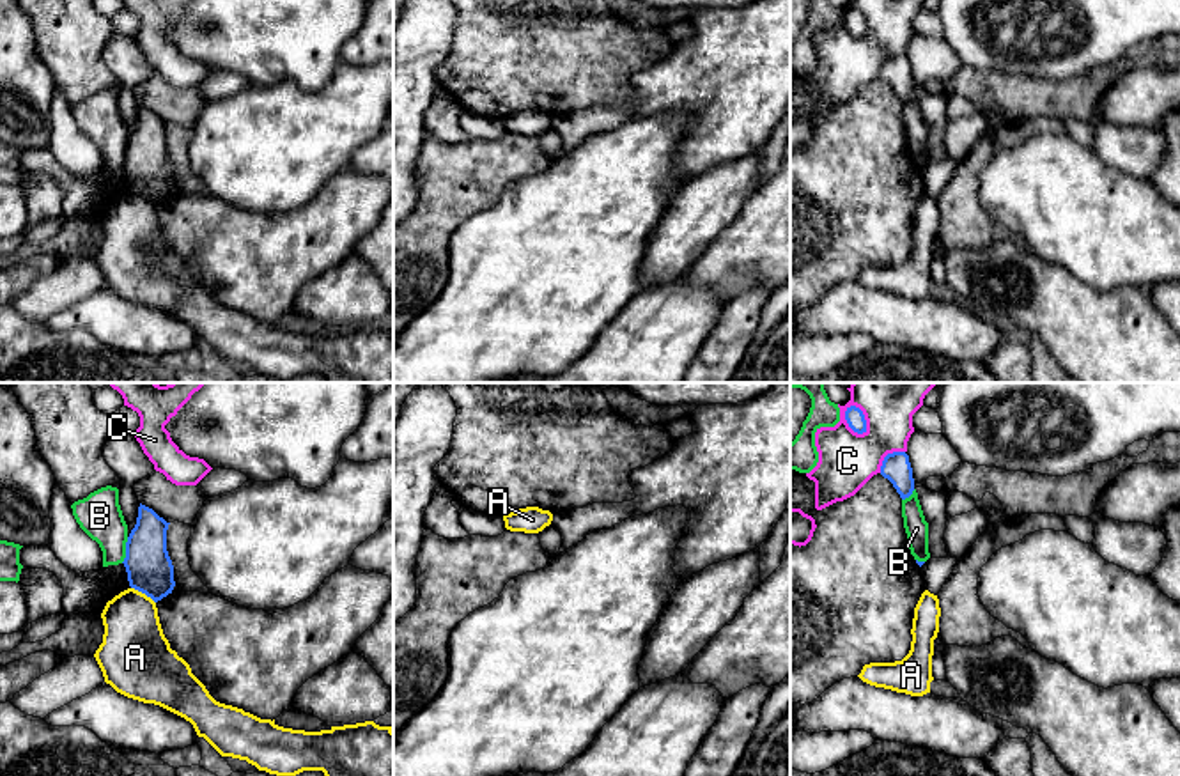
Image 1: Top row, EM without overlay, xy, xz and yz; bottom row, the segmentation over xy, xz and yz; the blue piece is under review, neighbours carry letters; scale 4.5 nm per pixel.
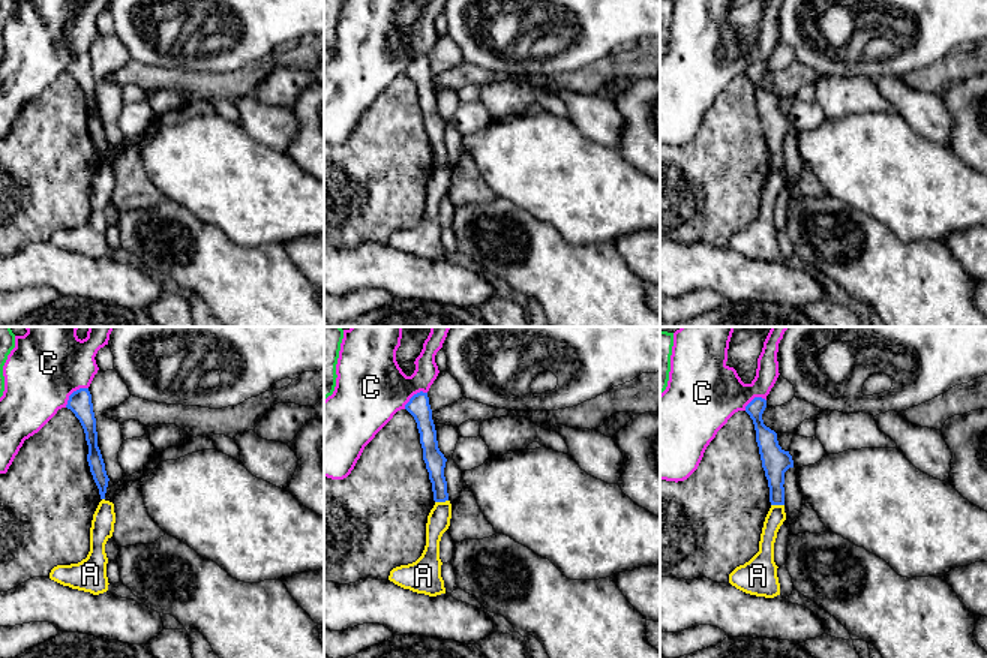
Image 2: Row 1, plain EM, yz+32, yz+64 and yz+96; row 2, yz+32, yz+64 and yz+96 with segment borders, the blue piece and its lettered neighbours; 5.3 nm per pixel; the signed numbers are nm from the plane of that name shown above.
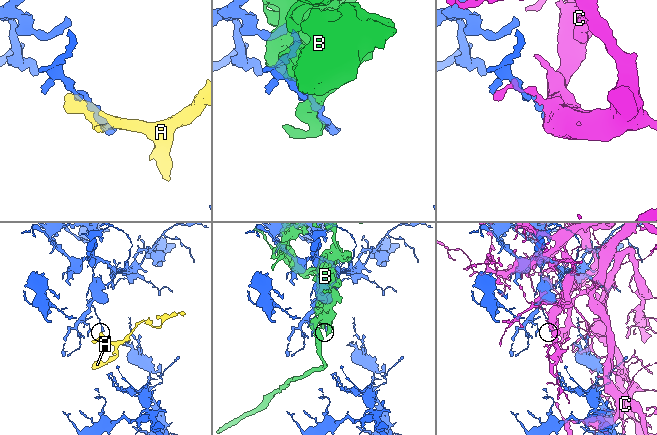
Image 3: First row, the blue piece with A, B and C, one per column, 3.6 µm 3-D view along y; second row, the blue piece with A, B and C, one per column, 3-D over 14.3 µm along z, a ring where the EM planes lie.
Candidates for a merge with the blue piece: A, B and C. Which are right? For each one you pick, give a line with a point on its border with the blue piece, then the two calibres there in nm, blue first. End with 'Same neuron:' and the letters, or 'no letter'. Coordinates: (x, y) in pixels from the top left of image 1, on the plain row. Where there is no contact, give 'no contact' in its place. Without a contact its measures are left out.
Same neuron: no letter

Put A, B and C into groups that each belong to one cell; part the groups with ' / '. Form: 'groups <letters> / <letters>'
groups A / B / C

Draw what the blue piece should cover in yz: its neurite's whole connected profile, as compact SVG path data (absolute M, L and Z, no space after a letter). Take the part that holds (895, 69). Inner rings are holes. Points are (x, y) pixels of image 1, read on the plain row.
M905 55L888 57L882 64L881 78L893 87L902 103L912 97L912 71Z

